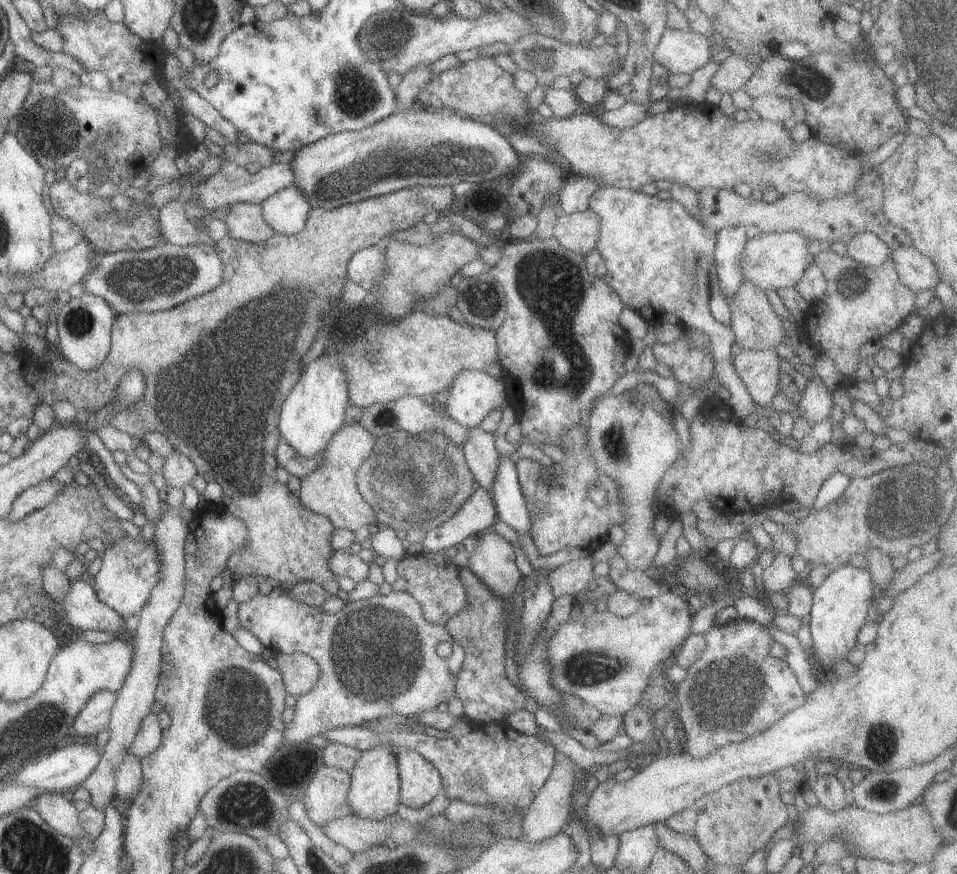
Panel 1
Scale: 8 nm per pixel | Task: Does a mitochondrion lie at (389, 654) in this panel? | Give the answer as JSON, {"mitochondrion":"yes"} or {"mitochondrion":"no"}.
{"mitochondrion":"yes"}

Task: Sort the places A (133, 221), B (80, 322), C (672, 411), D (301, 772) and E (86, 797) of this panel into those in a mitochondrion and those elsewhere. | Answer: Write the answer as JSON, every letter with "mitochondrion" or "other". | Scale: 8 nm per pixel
{"A":"other","B":"mitochondrion","C":"other","D":"other","E":"other"}

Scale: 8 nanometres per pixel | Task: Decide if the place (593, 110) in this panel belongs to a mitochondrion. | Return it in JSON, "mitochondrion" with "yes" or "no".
{"mitochondrion":"no"}

